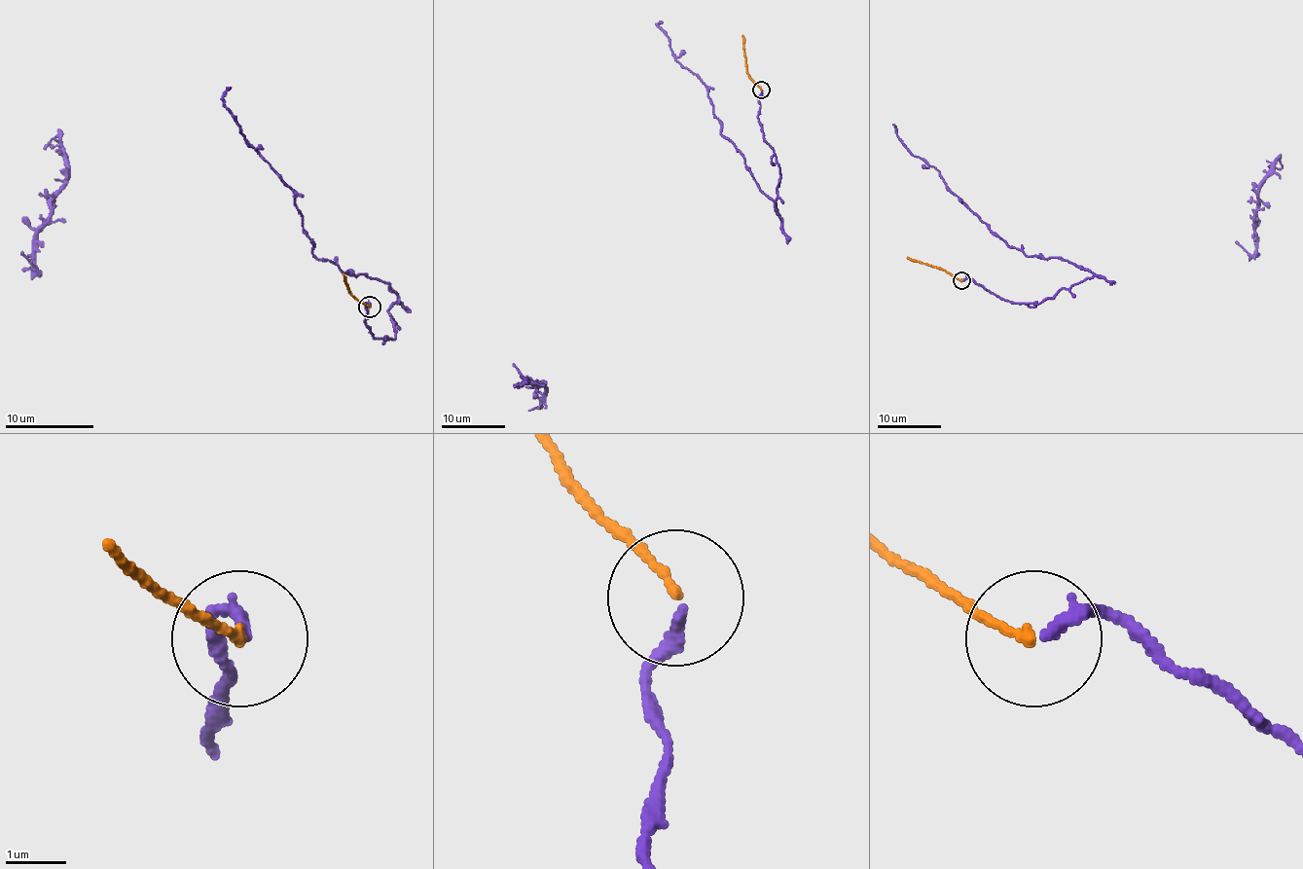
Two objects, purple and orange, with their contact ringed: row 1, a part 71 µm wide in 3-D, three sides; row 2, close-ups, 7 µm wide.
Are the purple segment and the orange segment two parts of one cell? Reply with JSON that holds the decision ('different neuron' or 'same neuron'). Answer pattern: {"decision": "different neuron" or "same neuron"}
{"decision": "same neuron"}

